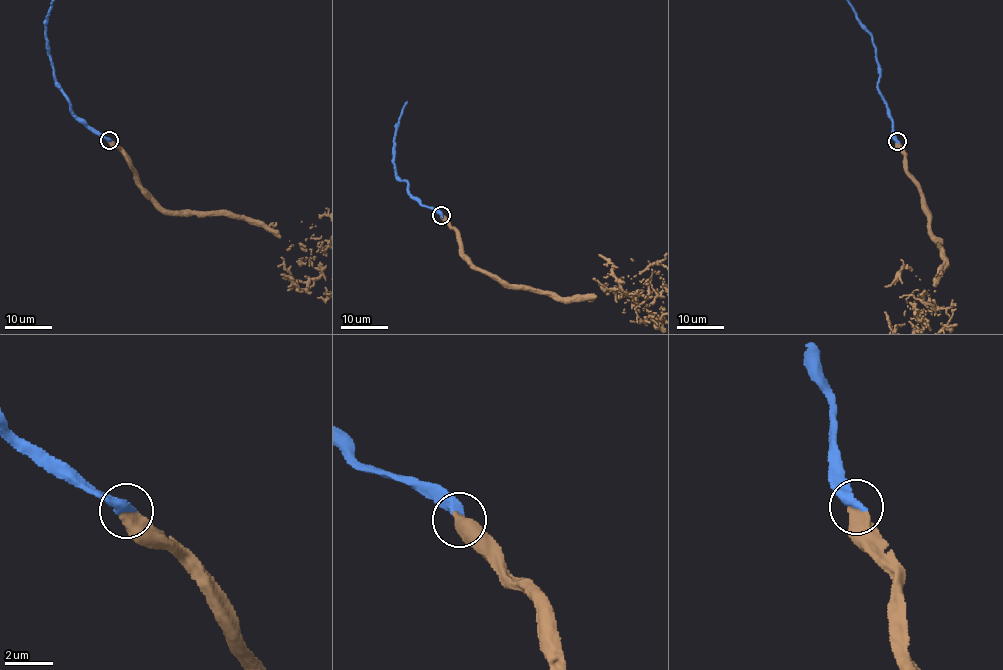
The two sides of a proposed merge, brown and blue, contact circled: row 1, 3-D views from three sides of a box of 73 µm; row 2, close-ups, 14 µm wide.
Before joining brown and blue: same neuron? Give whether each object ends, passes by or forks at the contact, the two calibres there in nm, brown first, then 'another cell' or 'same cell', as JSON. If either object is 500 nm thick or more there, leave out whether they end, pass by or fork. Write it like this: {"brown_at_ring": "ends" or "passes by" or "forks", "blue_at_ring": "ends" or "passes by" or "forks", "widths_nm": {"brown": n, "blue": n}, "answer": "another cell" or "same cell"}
{"widths_nm": {"brown": 600, "blue": 440}, "answer": "same cell"}

